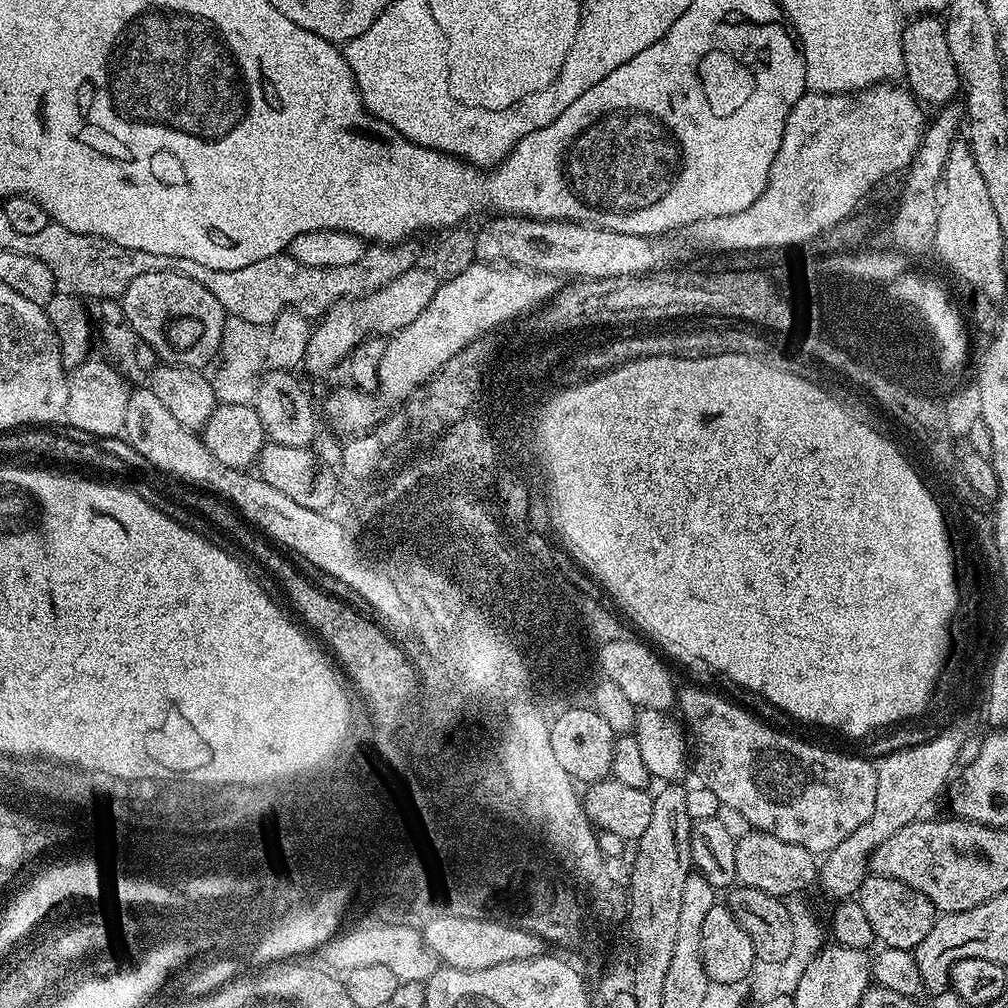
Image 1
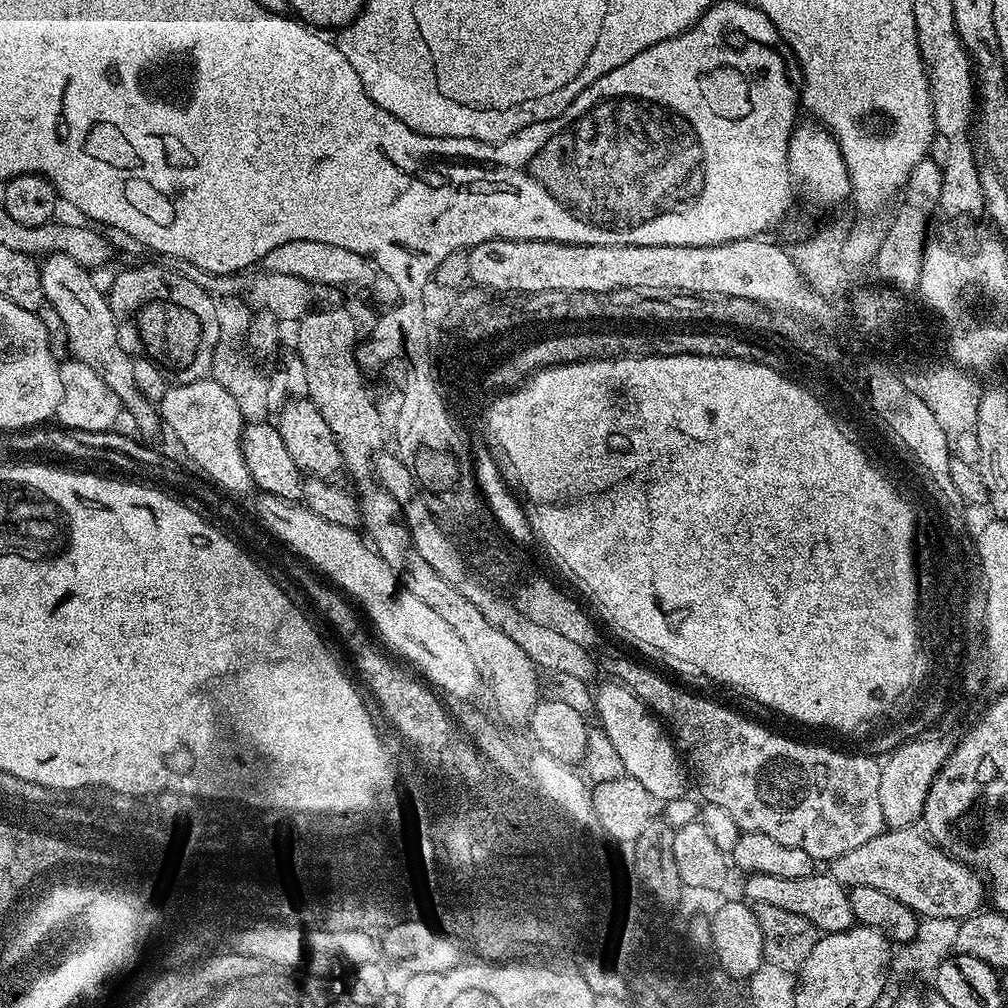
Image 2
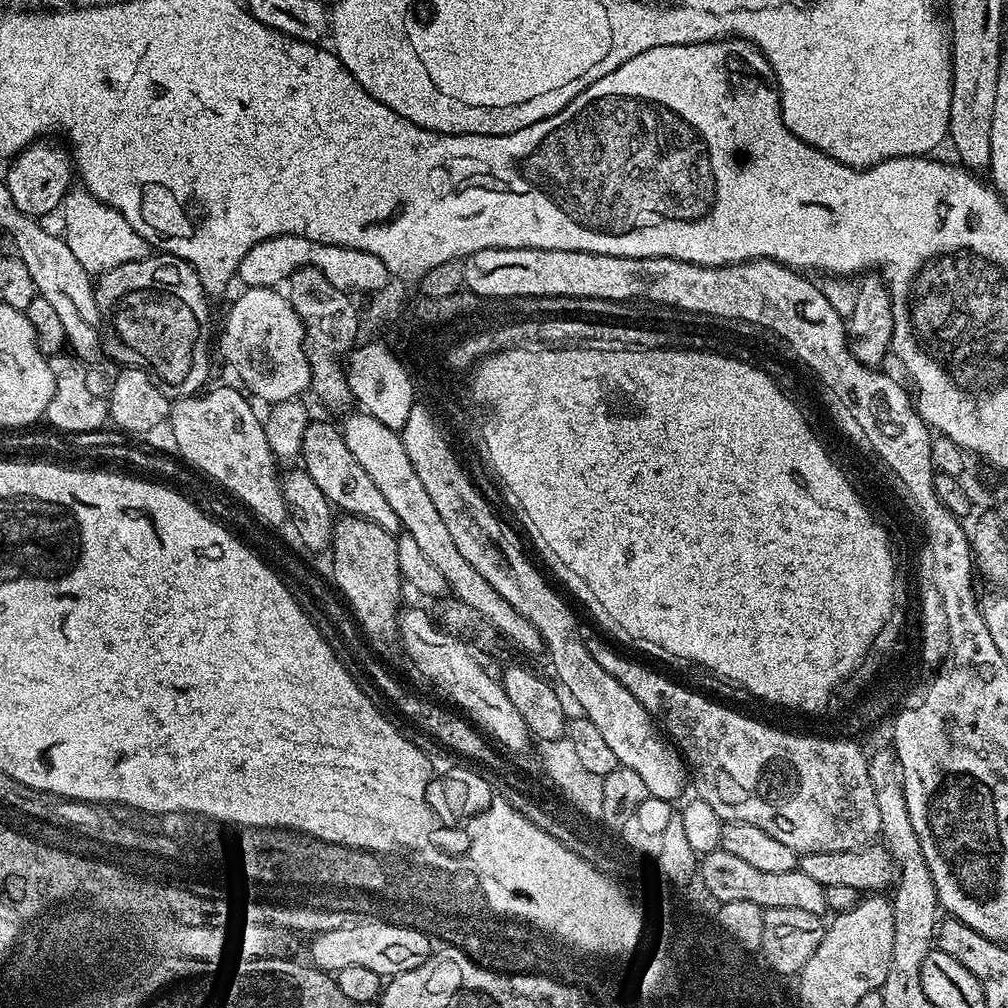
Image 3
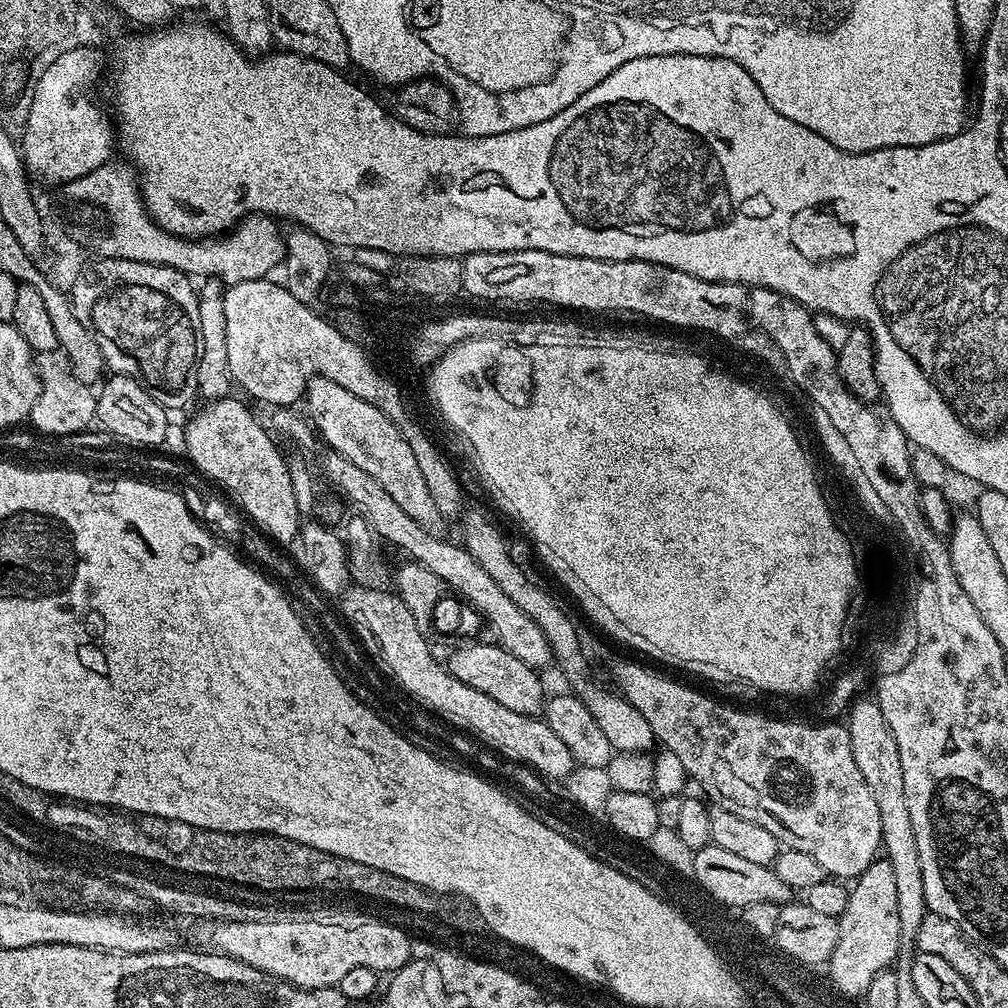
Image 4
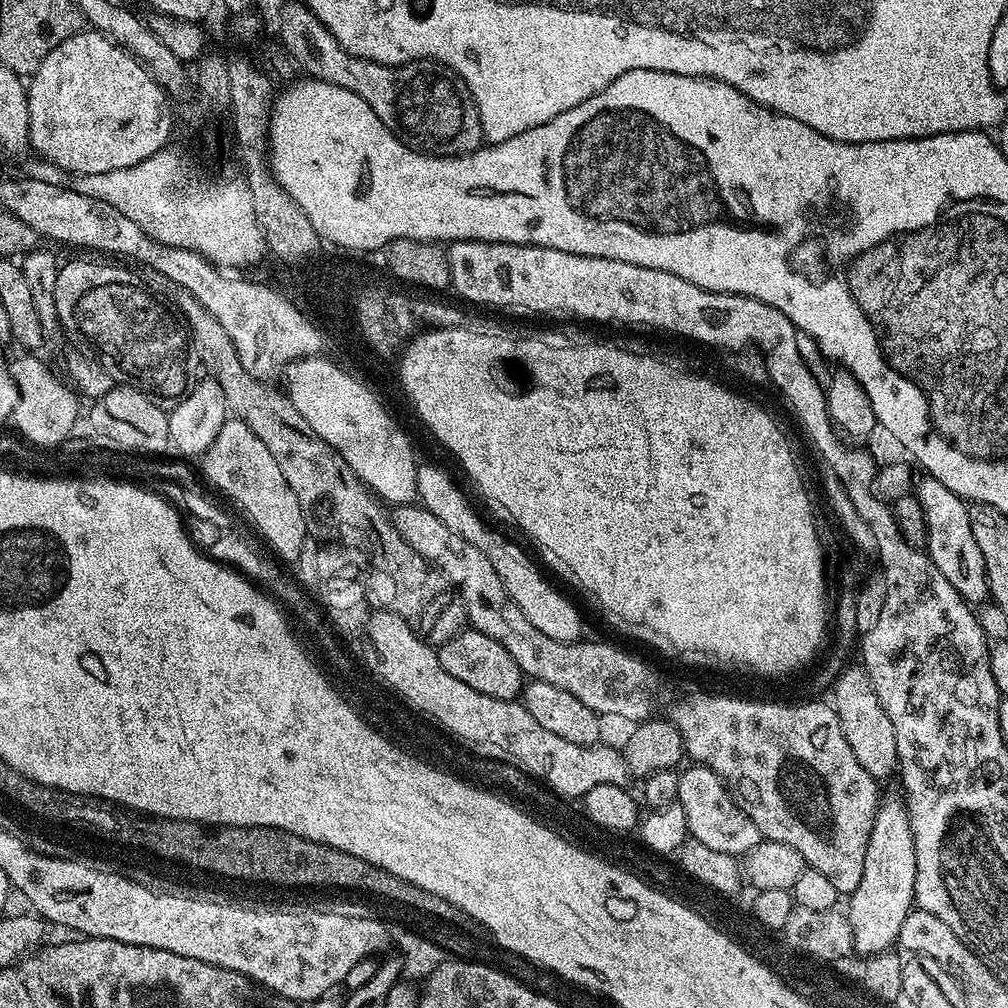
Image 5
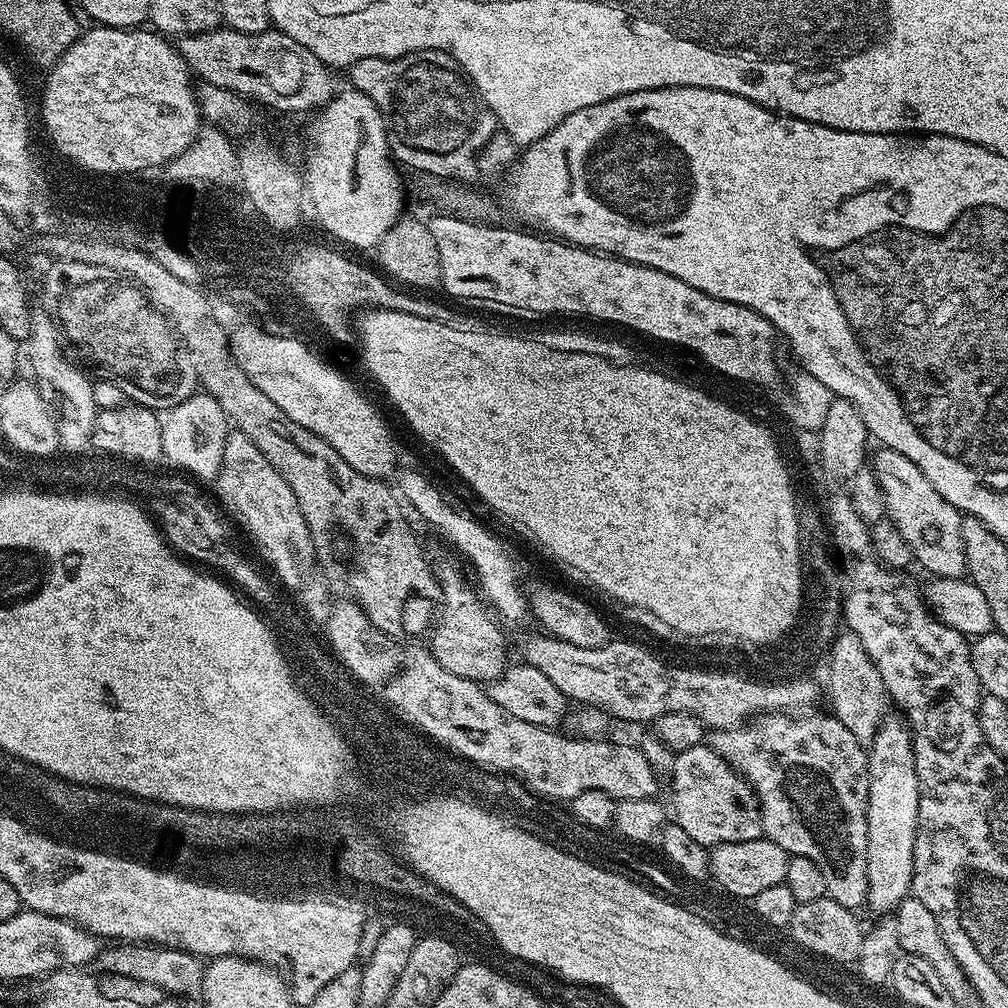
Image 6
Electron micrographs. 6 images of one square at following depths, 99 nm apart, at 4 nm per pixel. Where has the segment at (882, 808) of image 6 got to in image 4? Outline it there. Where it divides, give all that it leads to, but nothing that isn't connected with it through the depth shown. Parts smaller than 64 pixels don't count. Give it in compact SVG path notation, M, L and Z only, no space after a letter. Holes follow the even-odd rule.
M877 858L864 873L855 877L851 885L846 910L838 918L838 942L828 960L826 971L833 986L842 995L860 998L879 972L893 967L901 952L894 870L888 859Z

